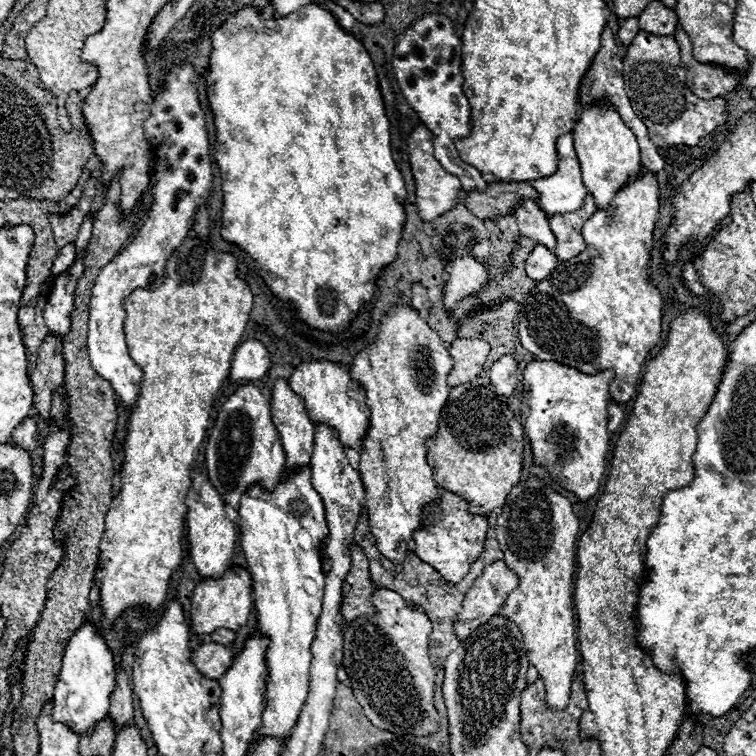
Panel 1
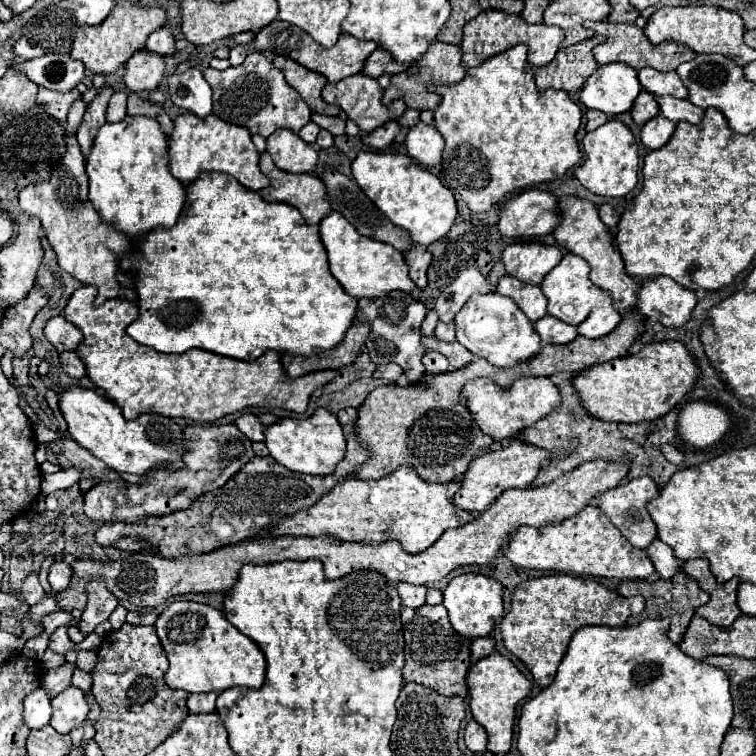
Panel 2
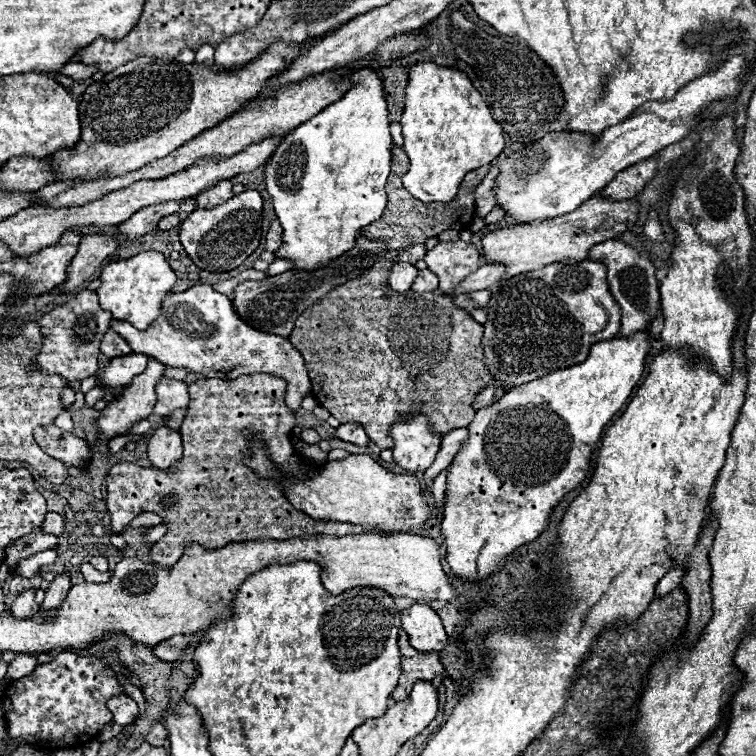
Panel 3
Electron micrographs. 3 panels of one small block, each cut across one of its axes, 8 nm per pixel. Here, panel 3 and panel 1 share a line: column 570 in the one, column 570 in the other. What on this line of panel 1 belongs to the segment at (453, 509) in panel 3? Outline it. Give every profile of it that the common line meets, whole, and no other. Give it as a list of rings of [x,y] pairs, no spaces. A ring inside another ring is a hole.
[[[532,360],[524,372],[522,394],[528,406],[520,406],[522,426],[532,442],[534,462],[550,472],[550,478],[564,490],[574,492],[580,500],[588,500],[596,494],[608,454],[608,386],[614,372],[604,370],[600,374],[584,374],[572,366],[560,362]]]

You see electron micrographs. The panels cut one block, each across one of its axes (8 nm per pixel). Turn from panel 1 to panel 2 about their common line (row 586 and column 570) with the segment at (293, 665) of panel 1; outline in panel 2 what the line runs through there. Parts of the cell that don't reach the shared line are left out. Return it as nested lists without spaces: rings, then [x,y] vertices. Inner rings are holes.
[[[566,254],[562,258],[562,262],[546,274],[540,288],[542,288],[544,296],[548,298],[548,314],[550,316],[556,316],[558,320],[562,320],[566,324],[578,324],[578,332],[586,338],[602,338],[618,326],[622,316],[612,306],[610,294],[606,290],[596,288],[590,282],[588,272],[590,272],[590,266],[586,260],[582,260],[576,254]]]

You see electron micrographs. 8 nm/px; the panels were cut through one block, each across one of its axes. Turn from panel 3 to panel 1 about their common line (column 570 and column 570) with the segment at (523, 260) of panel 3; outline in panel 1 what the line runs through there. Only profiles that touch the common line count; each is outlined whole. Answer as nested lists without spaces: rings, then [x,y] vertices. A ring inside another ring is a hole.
[[[588,194],[584,198],[584,208],[580,208],[580,212],[570,212],[570,214],[560,214],[560,216],[552,216],[550,218],[550,228],[556,236],[556,256],[560,260],[570,260],[578,254],[584,252],[586,244],[584,238],[580,234],[584,222],[596,212],[596,202],[594,198]]]

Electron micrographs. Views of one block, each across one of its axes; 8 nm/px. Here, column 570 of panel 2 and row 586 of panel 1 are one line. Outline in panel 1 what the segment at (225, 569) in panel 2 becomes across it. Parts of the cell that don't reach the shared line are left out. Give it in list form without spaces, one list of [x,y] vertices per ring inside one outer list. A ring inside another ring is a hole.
[[[504,560],[492,562],[484,568],[482,576],[472,582],[472,588],[464,594],[462,612],[454,620],[454,632],[460,640],[468,638],[472,630],[488,622],[502,610],[508,594],[518,586],[518,576],[506,568]]]

